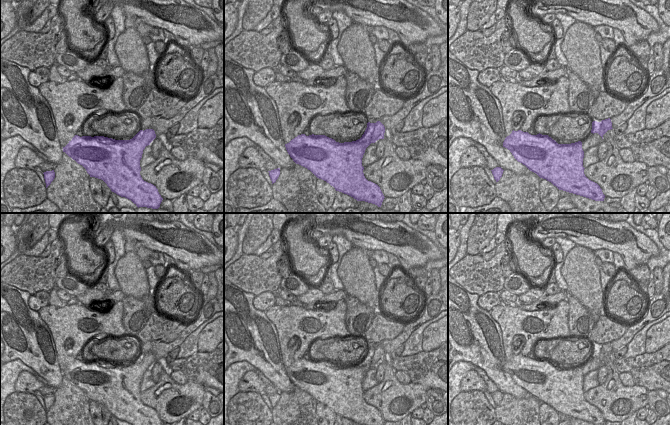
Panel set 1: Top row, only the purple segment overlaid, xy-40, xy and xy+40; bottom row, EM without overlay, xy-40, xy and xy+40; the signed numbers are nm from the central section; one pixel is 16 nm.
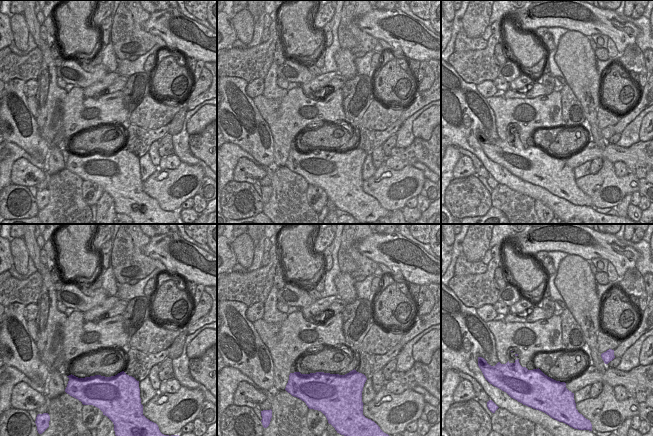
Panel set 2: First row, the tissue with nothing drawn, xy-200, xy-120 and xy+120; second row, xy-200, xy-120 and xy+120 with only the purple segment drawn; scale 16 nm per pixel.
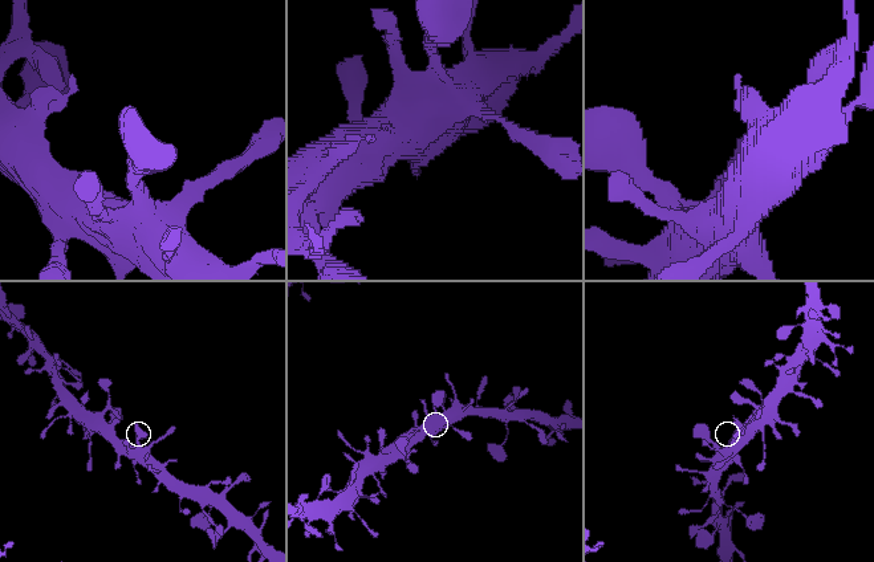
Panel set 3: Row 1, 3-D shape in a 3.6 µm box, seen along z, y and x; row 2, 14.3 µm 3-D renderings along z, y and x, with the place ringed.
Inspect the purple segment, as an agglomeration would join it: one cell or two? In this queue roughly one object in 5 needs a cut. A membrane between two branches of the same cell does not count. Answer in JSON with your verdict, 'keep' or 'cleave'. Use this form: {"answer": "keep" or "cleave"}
{"answer": "keep"}

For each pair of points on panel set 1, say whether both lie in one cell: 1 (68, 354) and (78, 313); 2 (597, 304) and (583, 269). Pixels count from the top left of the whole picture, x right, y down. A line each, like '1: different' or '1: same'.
1: same
2: same

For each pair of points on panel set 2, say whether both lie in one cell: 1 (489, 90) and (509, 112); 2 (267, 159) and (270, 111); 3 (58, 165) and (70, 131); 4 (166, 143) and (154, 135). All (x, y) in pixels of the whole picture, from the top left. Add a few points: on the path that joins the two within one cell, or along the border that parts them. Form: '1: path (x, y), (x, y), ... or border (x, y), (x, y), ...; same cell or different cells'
1: border (498, 91), (486, 99); different cells
2: border (256, 108), (270, 130), (274, 151); different cells
3: path (55, 156), (55, 142), (61, 136); same cell
4: border (167, 132), (158, 140); different cells

